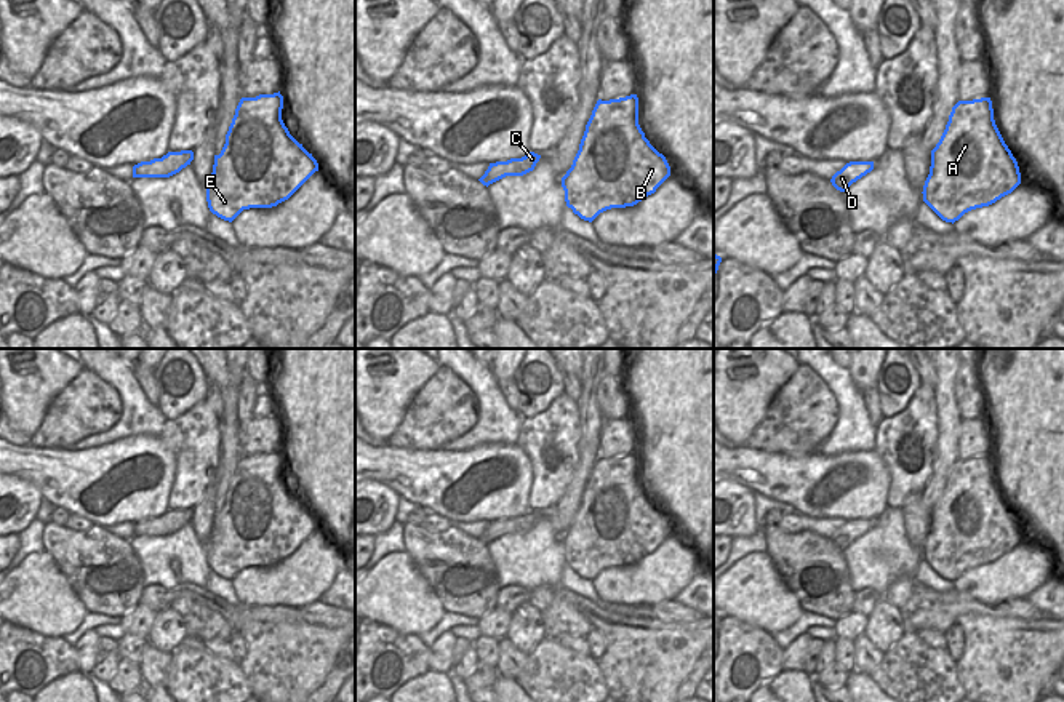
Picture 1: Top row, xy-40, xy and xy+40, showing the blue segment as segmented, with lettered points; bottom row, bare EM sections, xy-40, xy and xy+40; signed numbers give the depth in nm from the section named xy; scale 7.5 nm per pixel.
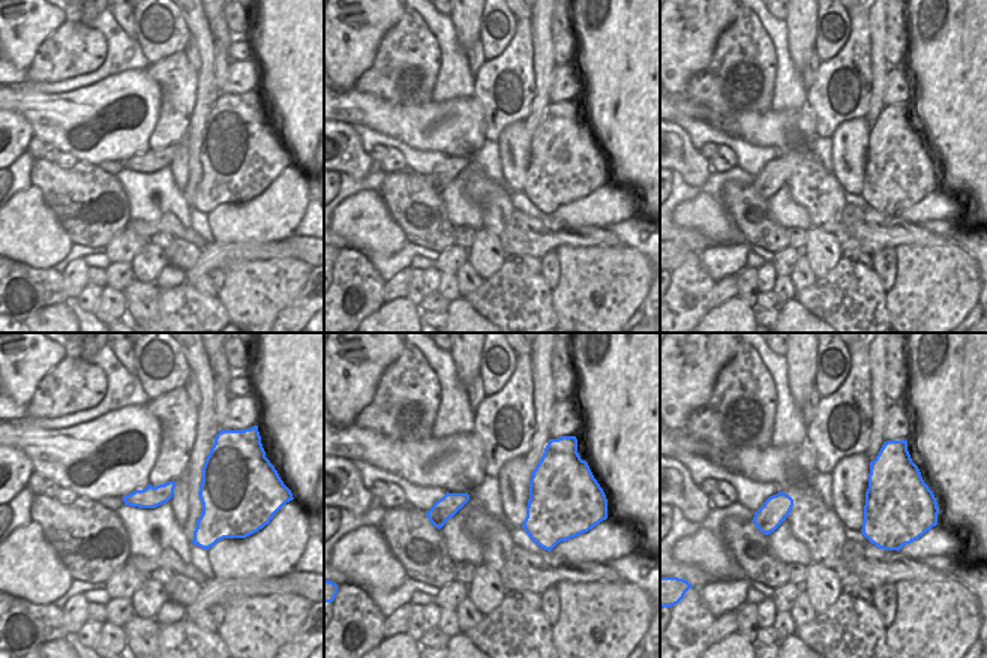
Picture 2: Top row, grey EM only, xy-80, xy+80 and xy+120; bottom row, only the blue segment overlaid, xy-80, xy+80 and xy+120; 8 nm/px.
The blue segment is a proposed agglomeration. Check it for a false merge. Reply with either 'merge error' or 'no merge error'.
no merge error

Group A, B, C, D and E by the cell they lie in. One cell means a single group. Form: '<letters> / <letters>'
A B C D E

